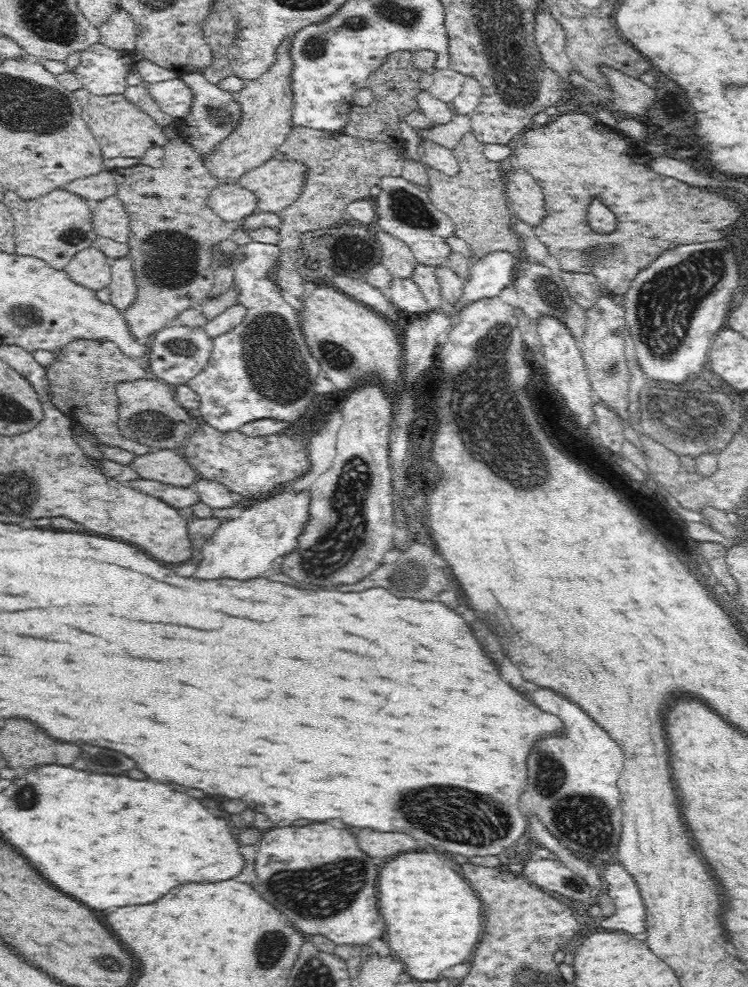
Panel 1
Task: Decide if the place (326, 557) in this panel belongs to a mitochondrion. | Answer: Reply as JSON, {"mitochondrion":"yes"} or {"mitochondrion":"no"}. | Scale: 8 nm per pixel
{"mitochondrion":"yes"}

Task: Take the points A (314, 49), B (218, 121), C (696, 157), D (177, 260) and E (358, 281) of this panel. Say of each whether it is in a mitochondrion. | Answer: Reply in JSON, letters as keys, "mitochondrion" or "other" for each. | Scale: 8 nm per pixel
{"A":"mitochondrion","B":"mitochondrion","C":"other","D":"mitochondrion","E":"other"}

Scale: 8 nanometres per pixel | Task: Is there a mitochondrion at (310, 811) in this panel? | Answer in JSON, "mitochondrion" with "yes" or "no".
{"mitochondrion":"no"}

